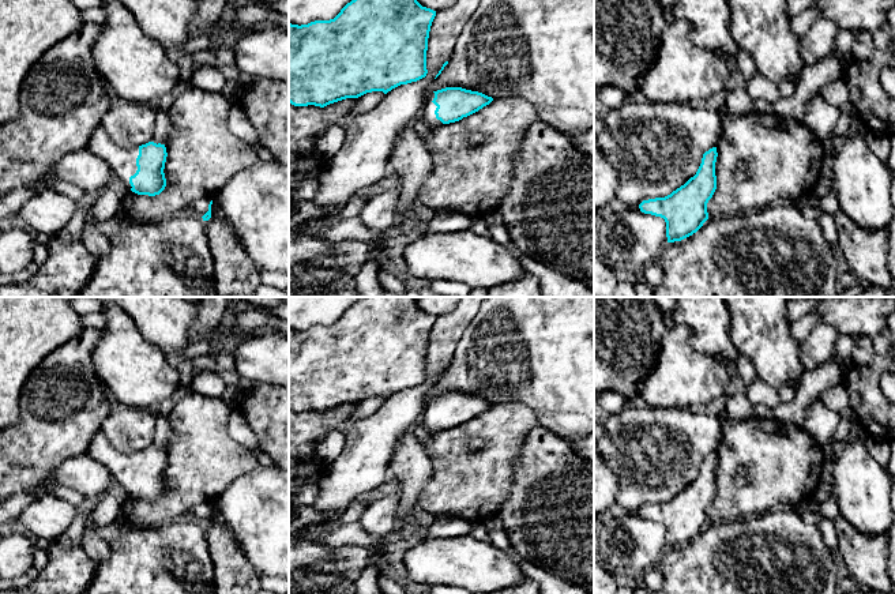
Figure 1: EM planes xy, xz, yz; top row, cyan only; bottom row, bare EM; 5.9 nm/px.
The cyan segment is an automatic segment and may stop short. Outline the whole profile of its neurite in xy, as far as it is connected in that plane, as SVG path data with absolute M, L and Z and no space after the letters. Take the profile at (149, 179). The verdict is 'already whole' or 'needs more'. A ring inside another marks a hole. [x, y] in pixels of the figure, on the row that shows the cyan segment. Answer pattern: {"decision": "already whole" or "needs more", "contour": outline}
{"decision": "needs more", "contour": "M102 127L93 132L87 148L101 157L127 189L138 195L155 196L166 187L166 147L151 139L139 147L125 148L116 144Z"}

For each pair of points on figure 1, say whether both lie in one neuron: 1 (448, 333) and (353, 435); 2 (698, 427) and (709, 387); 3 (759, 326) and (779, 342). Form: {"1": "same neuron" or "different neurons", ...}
{"1": "same neuron", "2": "different neurons", "3": "same neuron"}

